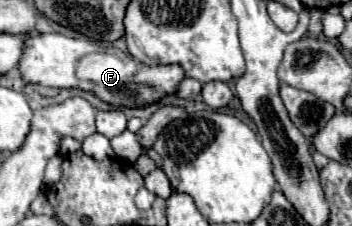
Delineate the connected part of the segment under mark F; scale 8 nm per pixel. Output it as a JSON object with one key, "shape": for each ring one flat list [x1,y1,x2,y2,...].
{"shape":[[40,18,35,27,39,34,27,38,23,58,19,64,25,82,35,82,53,88,79,88,95,94,99,100,113,106,145,108,161,102,165,96,175,96,179,84,185,80,179,64,141,64,135,58,113,48,109,42,95,42,51,19]]}

